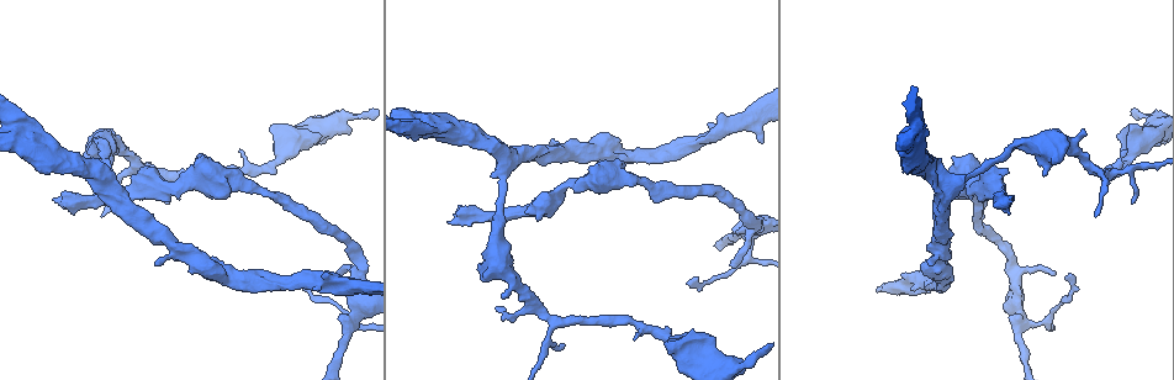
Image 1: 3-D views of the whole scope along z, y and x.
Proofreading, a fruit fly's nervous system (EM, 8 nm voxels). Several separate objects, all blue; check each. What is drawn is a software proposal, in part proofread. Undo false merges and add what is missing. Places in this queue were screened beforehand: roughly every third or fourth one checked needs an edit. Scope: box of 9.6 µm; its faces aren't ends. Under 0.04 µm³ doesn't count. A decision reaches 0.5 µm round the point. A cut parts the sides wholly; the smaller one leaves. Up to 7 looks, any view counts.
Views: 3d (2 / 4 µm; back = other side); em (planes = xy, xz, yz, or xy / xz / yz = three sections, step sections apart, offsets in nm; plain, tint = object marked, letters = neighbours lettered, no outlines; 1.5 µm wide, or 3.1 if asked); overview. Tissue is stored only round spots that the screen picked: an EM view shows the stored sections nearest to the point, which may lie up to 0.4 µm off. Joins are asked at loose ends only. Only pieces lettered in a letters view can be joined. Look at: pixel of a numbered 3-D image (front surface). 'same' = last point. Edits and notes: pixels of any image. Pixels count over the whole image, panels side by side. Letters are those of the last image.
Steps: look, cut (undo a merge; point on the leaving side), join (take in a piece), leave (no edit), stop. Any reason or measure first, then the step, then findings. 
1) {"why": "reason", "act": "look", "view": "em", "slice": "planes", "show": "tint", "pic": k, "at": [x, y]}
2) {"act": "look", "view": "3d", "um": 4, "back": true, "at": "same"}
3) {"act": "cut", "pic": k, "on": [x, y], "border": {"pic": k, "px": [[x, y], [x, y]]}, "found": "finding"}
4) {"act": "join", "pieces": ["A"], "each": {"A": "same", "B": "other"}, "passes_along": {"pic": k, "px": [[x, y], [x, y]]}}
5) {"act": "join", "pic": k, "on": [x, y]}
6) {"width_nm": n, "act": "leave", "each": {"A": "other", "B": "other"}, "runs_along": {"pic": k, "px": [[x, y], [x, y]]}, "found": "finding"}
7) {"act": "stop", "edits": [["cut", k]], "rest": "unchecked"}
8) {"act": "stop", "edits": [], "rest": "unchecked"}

{"why": "long arm stops here", "act": "look", "view": "em", "slice": "planes", "show": "letters", "pic": 1, "at": [1013, 200]}

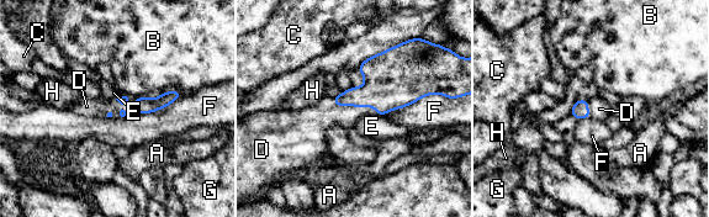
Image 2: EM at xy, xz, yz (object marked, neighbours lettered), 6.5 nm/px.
{"longest_contact_nm": ["F", 320], "act": "join", "pieces": ["D"], "each": {"A": "other", "B": "other", "C": "other", "D": "same", "E": "other", "F": "other", "G": "other", "H": "other"}, "found": "it goes on there"}

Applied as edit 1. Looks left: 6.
{"why": "free end", "act": "look", "view": "em", "slice": "planes", "show": "plain", "pic": 1, "at": [321, 135]}

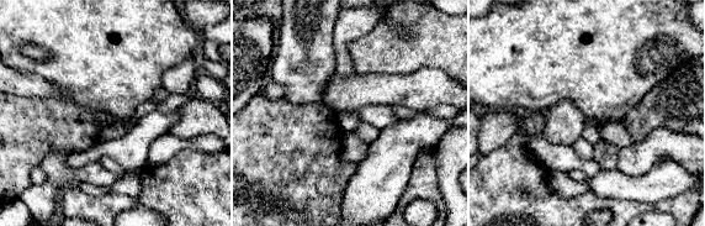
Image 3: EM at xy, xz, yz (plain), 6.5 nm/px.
{"act": "look", "view": "em", "slice": "planes", "show": "letters", "at": "same"}

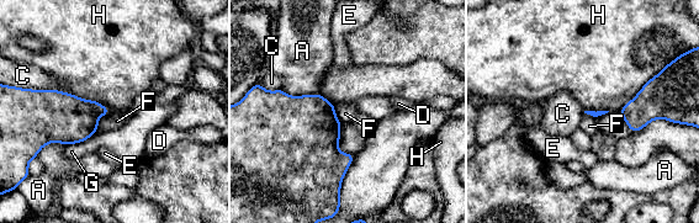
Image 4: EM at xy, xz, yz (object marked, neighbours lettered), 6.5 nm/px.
{"act": "leave", "each": {"A": "other", "C": "other", "D": "other", "E": "other", "F": "other", "G": "other", "H": "other"}, "border": {"pic": 4, "px": [[661, 69], [618, 111]]}, "found": "none of them fits"}

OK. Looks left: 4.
{"act": "stop", "edits": [["join", 2]], "rest": "unchecked"}

